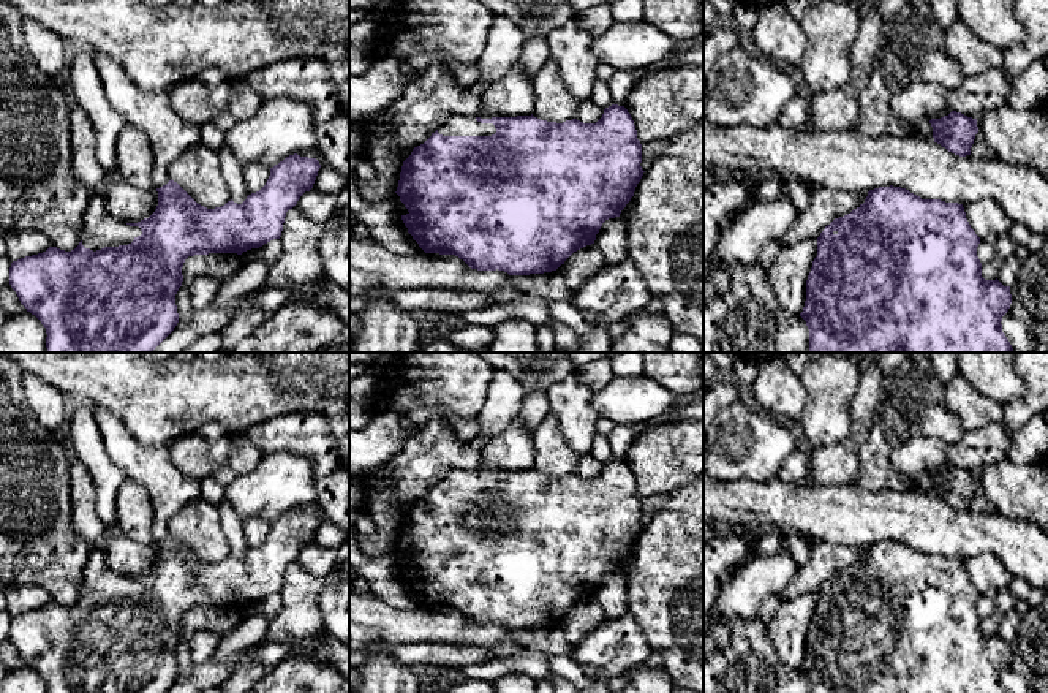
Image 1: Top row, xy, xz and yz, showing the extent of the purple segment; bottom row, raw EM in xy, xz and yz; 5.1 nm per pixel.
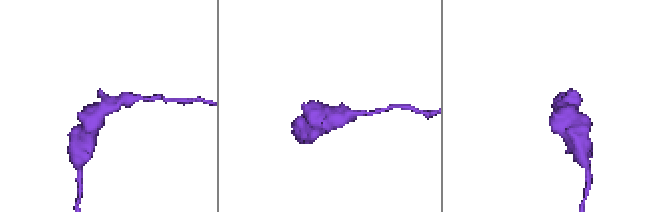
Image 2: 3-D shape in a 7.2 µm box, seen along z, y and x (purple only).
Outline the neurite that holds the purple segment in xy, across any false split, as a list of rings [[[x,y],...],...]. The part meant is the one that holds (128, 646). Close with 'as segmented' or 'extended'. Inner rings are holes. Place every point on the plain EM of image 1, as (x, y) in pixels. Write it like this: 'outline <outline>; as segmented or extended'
outline [[[289,509],[270,522],[266,540],[248,549],[242,559],[231,554],[215,563],[198,559],[171,533],[166,540],[156,543],[158,560],[155,566],[138,578],[123,578],[112,573],[101,544],[93,546],[84,570],[84,590],[79,600],[71,606],[49,601],[43,608],[13,615],[9,639],[27,666],[35,669],[46,682],[46,693],[166,693],[179,677],[175,649],[183,636],[185,614],[209,608],[242,609],[280,593],[286,566],[297,559],[305,546],[313,543],[319,522],[316,513]]]; extended

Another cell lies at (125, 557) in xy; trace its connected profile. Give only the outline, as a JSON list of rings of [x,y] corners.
[[[111,532],[101,543],[109,570],[123,578],[149,573],[158,560],[158,546],[136,543],[120,532]]]

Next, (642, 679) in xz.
[[[631,668],[628,685],[618,693],[673,693],[678,687],[672,682],[664,668]]]

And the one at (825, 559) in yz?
[[[812,541],[808,562],[797,568],[792,581],[781,593],[778,593],[779,601],[817,593],[827,579],[860,562],[866,551],[868,546],[843,546]]]

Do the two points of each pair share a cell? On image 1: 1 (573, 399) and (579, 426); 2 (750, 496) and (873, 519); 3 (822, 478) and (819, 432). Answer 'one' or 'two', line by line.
1: one
2: one
3: two

